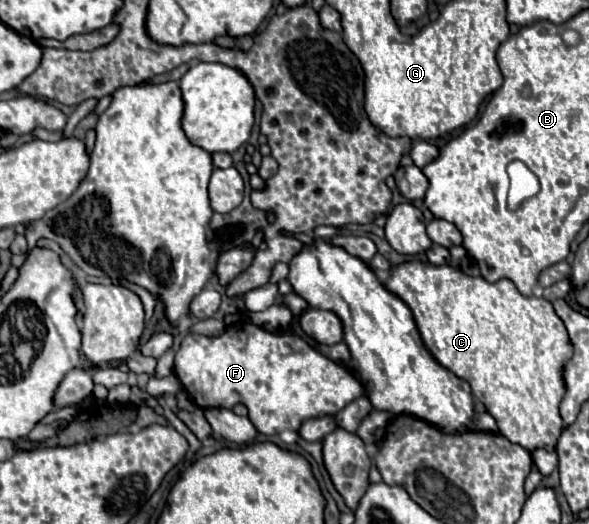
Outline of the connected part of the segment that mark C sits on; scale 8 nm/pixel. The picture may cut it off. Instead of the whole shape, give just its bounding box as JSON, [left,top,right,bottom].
[385,262,573,452]

